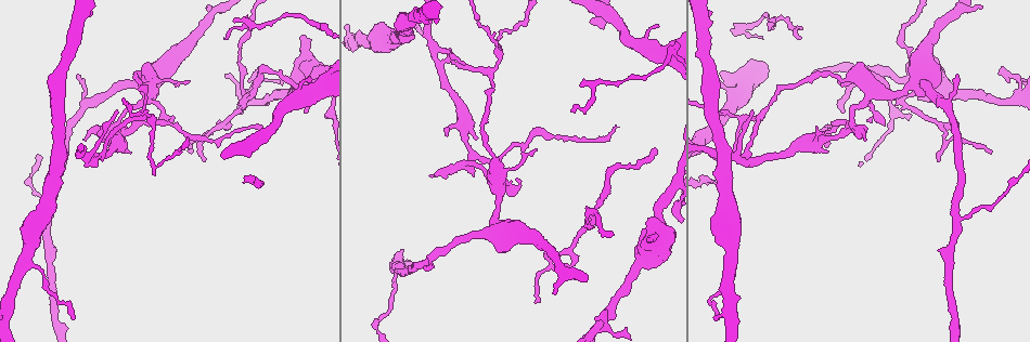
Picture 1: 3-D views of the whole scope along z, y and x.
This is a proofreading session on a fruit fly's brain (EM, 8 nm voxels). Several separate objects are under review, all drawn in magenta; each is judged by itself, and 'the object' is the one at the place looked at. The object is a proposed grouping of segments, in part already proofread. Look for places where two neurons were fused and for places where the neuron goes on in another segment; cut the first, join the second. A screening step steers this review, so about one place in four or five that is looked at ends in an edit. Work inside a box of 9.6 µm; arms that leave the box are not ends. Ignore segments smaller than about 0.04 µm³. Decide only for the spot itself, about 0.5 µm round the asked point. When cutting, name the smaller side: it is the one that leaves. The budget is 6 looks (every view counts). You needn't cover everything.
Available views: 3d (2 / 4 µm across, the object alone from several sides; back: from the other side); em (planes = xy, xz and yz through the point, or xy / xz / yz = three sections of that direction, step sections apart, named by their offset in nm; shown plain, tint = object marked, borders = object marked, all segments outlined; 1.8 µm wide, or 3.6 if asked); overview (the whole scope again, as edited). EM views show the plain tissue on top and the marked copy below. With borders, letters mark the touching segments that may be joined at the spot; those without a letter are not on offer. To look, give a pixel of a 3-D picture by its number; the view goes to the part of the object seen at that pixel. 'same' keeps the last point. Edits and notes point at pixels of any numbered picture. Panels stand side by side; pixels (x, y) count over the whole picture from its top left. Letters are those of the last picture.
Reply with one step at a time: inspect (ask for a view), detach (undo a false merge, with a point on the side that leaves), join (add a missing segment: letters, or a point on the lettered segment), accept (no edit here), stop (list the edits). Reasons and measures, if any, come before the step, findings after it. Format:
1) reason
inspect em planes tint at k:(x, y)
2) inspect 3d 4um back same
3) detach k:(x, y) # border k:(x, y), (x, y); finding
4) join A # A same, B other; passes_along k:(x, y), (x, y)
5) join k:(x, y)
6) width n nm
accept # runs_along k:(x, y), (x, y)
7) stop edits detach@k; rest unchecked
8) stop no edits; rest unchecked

thick turns thin
inspect 3d 4um at 1:(656, 213)

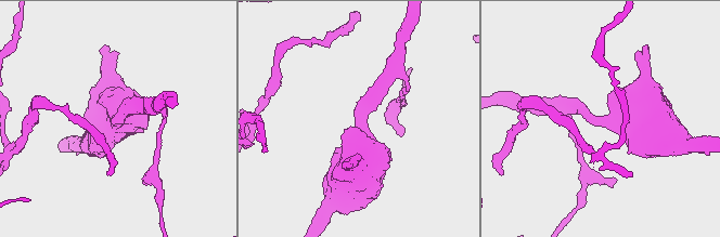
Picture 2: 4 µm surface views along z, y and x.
arm_widths 220, 650 nm; need the tissue
inspect em planes borders at 2:(595, 118)

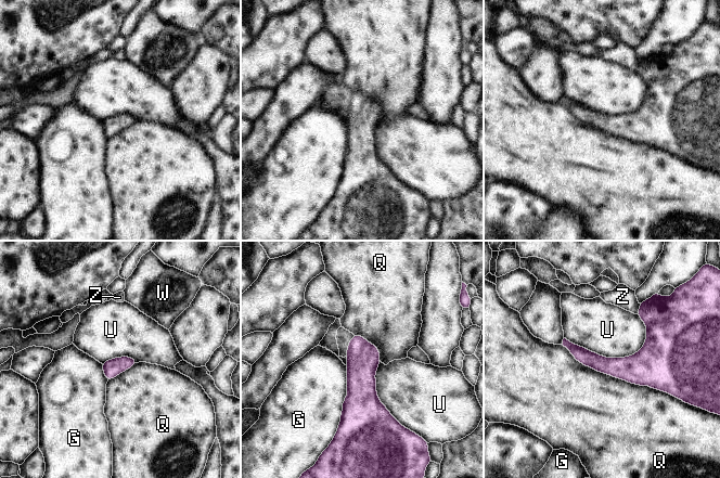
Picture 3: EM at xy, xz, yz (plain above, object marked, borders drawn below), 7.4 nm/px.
accept # G other, Q other, U other, W other, Z other; border 3:(646, 325), (625, 357), (564, 337); one neuron here

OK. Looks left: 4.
inspect 3d 4um back at 1:(900, 98)

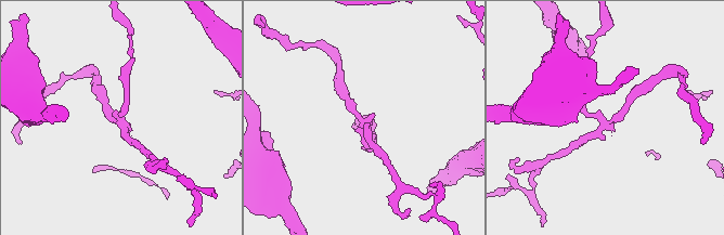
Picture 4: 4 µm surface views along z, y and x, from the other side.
arms 3
inspect em xy step 8 borders at 4:(365, 118)

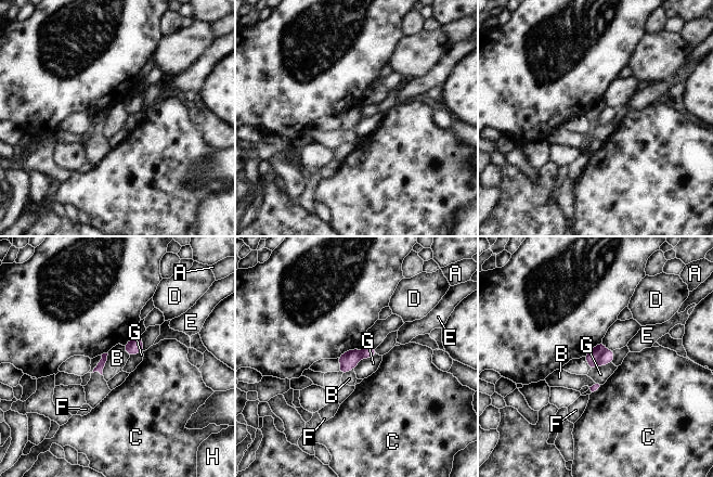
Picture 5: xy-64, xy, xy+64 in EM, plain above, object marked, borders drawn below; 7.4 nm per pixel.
detach 5:(593, 357) # A other, B other, C other, D other, E other, F other, G other, H other; border 5:(605, 348), (597, 365); a second neuron is stuck on

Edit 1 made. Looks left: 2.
inspect overview

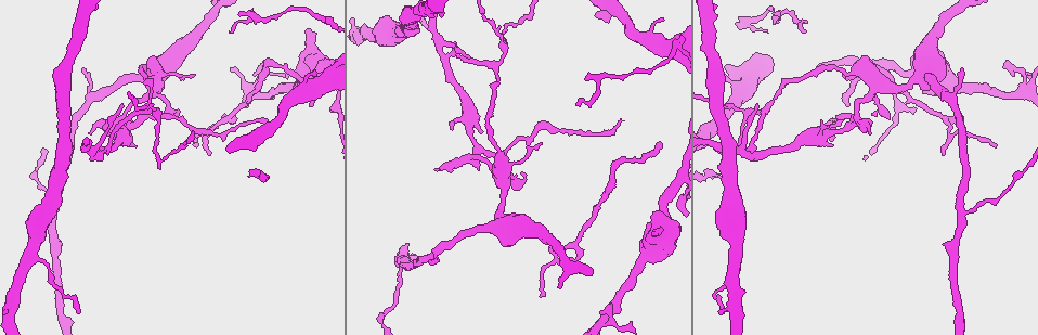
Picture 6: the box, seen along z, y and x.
branch stops here
inspect em planes borders at 6:(847, 105)

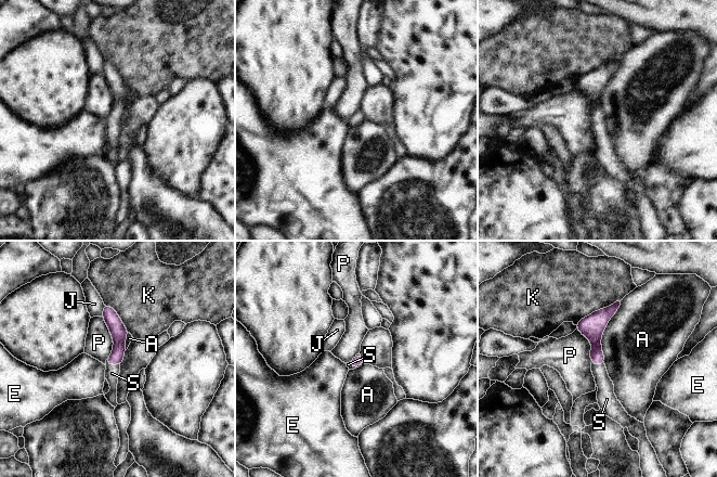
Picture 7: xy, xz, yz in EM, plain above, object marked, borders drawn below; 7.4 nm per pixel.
join S # A other, E other, J other, K other, P other, S same; passes_along 7:(118, 332), (113, 364), (112, 373); it goes on there

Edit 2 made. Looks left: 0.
stop edits detach@5, join@7; rest unchecked

